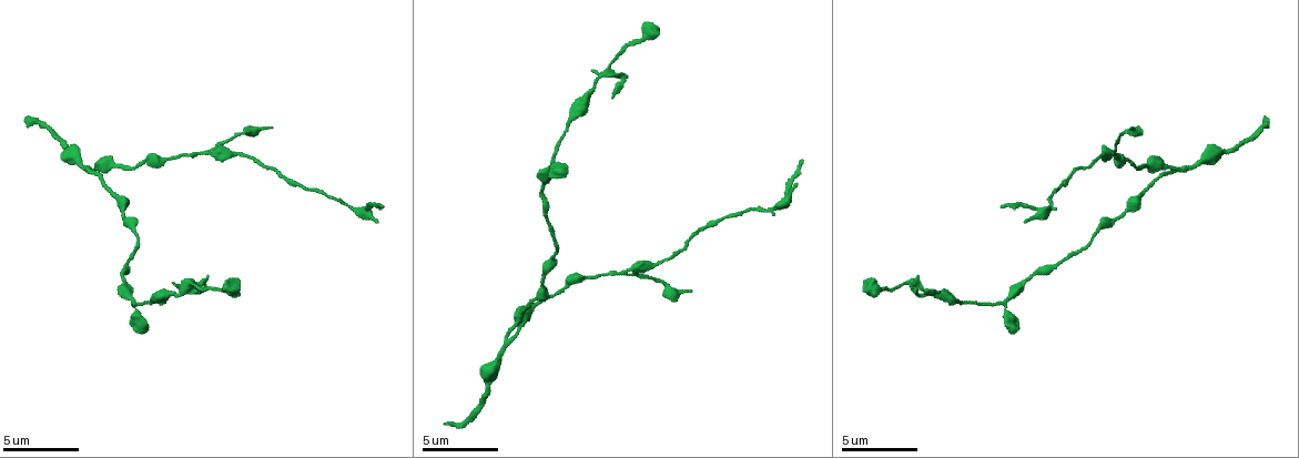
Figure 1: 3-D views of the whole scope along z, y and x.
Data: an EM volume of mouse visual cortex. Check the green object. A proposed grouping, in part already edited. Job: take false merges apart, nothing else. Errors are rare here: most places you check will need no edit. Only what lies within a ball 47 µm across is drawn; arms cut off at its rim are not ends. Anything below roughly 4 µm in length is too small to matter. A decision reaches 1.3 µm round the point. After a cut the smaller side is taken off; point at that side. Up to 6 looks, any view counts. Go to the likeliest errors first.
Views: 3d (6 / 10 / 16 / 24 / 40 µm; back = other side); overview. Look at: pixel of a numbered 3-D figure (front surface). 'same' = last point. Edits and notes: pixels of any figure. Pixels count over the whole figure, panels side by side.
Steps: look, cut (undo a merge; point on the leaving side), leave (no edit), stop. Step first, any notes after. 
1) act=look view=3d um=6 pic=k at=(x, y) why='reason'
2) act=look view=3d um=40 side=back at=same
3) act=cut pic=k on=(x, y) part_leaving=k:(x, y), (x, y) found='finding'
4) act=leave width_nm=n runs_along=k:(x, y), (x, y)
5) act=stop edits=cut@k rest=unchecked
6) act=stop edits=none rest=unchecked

act=look view=3d um=10 pic=1 at=(1115, 144) why='four or more arms meet'

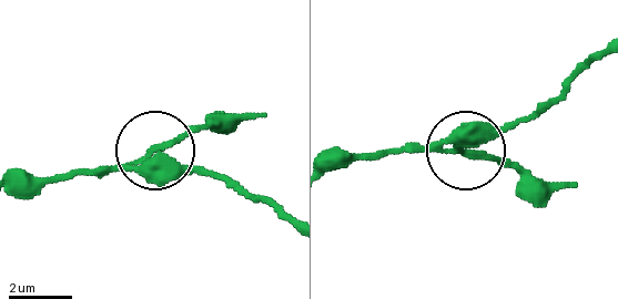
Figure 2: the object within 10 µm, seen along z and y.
act=leave arms=4 found='one neuron here'

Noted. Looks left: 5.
act=look view=3d um=16 pic=1 at=(1164, 167) why='a fork'

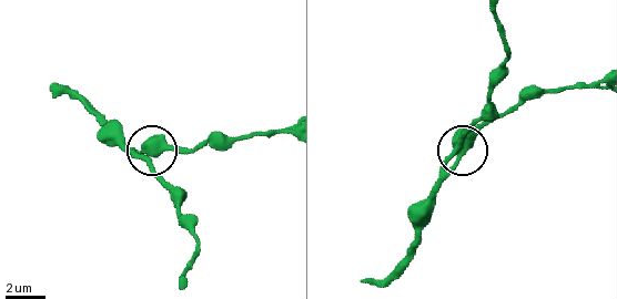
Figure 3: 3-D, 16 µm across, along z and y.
act=leave width_nm=360 runs_along=3:(468, 127), (461, 161), (435, 188) found='continuous, no second neuron'

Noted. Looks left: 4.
act=look view=3d um=10 pic=1 at=(134, 301) why='three-way junction'

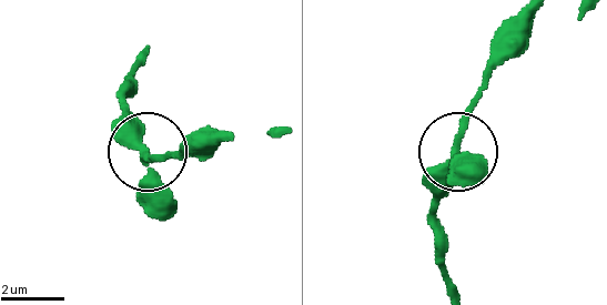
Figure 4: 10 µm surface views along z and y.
act=leave found='all the same neuron'

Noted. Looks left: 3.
act=stop edits=none rest=unchecked

